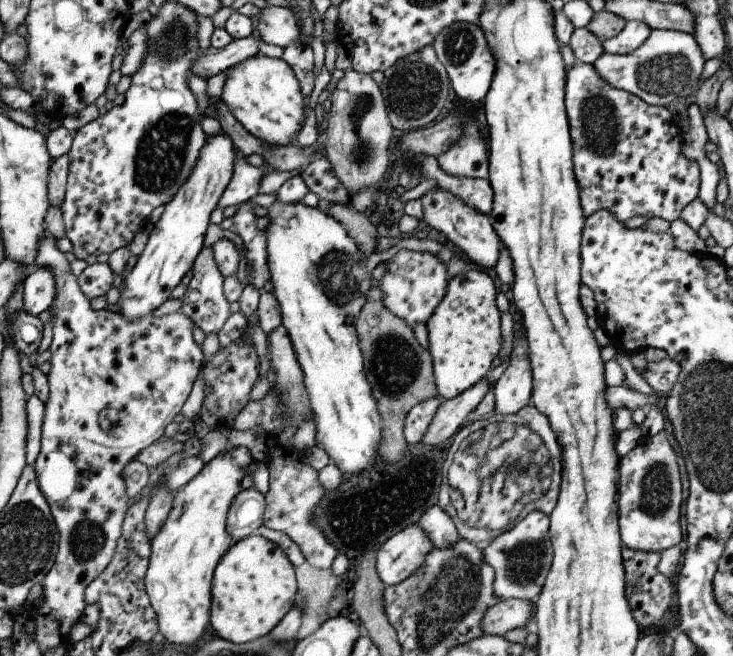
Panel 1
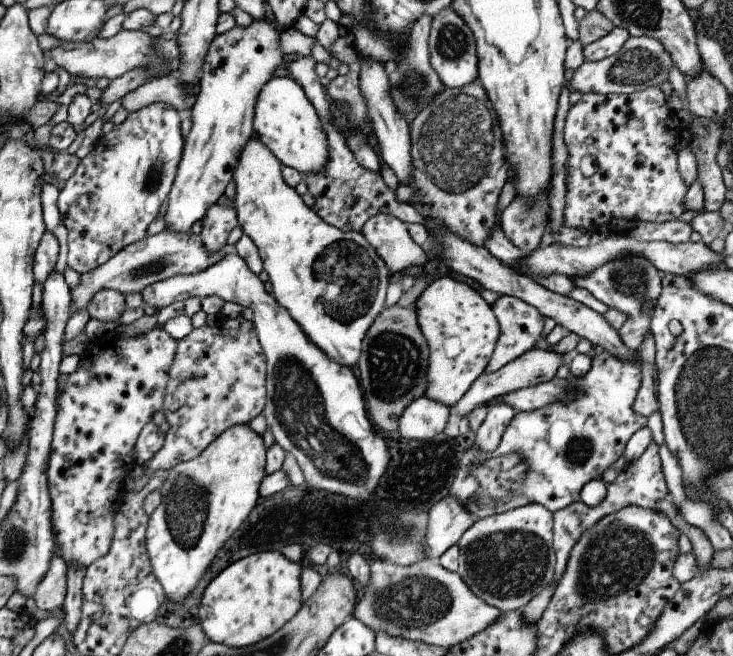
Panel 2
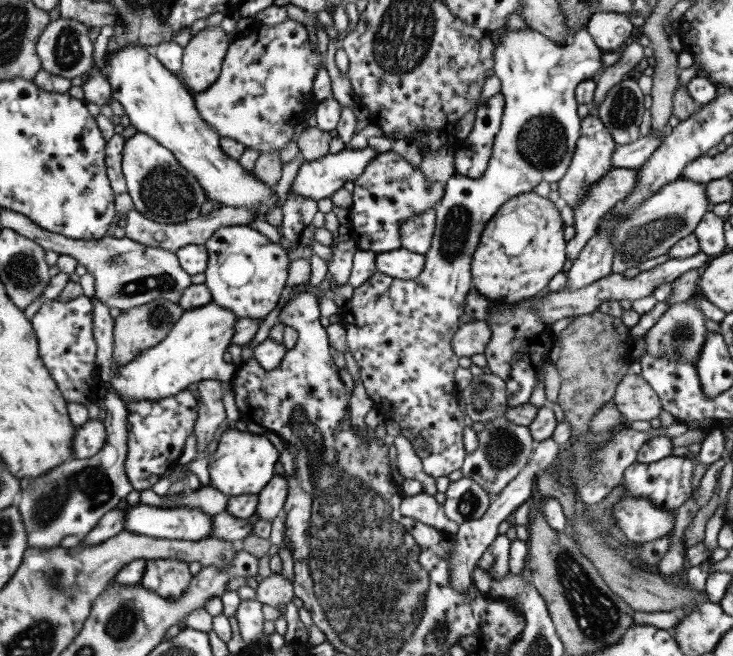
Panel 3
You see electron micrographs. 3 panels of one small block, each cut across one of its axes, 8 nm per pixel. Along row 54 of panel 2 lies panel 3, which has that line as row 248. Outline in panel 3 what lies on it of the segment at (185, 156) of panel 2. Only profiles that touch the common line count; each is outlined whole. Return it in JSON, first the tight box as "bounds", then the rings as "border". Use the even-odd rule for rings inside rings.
{"bounds":[204,225,291,321],"border":[[[248,225],[224,226],[216,230],[212,237],[204,244],[208,250],[208,268],[204,272],[205,285],[211,293],[212,302],[226,310],[230,310],[238,319],[251,318],[253,321],[262,321],[276,308],[282,291],[288,280],[288,268],[291,261],[286,249],[271,242],[260,232]]]}

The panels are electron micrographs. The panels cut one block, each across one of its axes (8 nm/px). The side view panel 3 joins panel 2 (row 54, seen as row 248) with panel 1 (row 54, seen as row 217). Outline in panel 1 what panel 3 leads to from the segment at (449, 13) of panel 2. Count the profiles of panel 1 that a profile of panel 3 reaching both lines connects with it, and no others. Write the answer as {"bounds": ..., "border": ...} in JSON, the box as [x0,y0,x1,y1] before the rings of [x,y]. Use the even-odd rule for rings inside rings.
{"bounds":[432,22,494,103],"border":[[[456,22],[444,28],[432,42],[438,60],[444,65],[451,88],[464,103],[479,102],[486,98],[494,80],[494,55],[488,48],[482,29],[472,22]]]}

